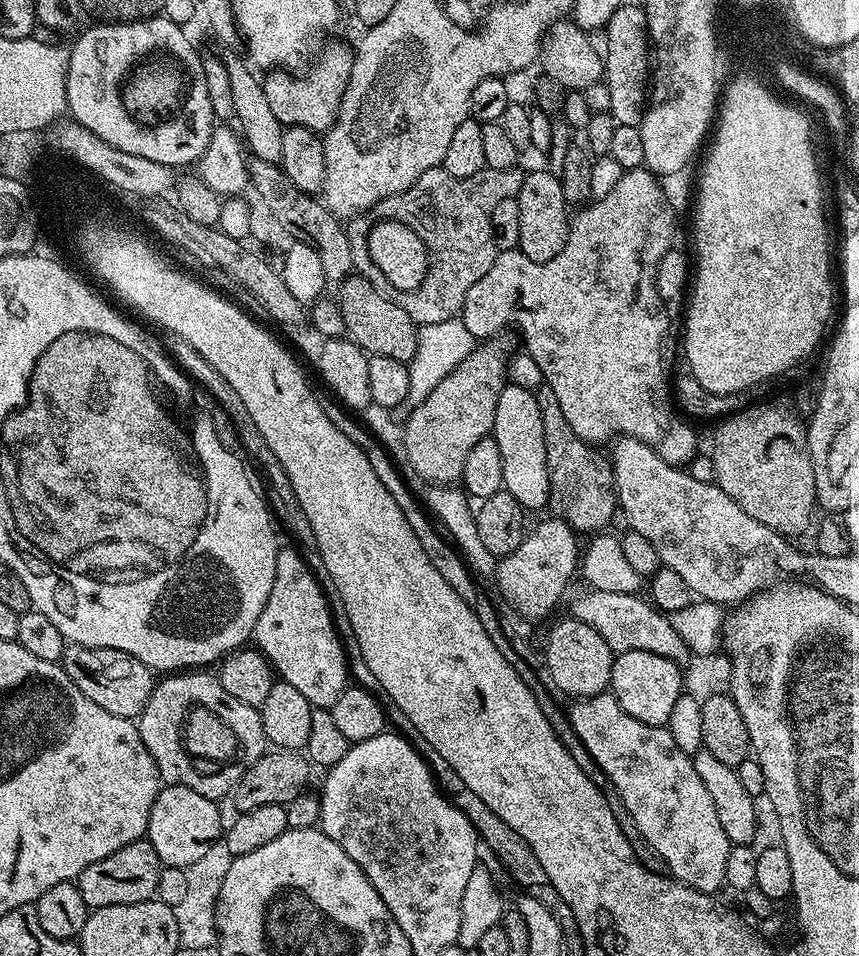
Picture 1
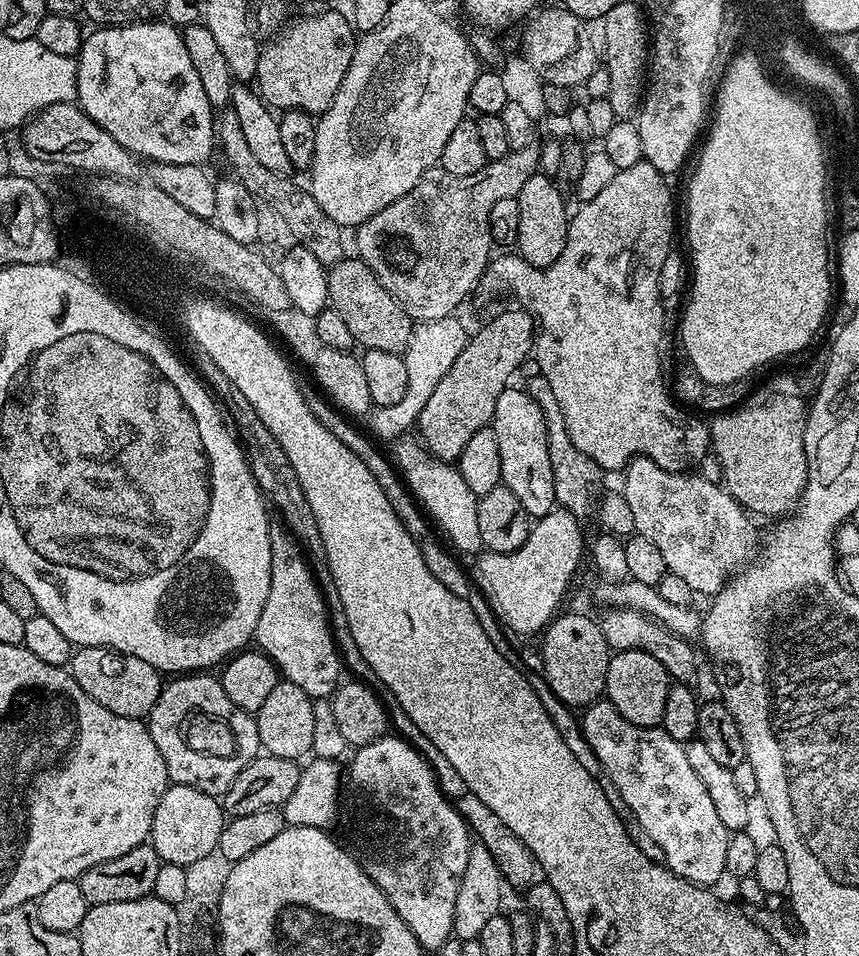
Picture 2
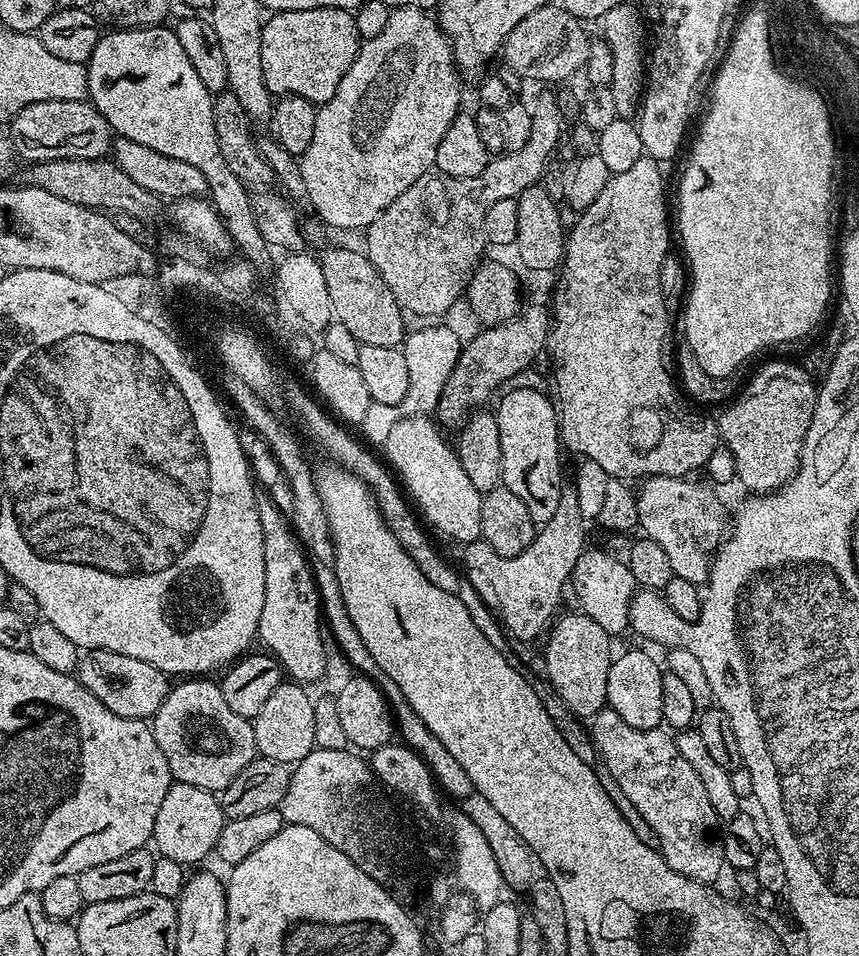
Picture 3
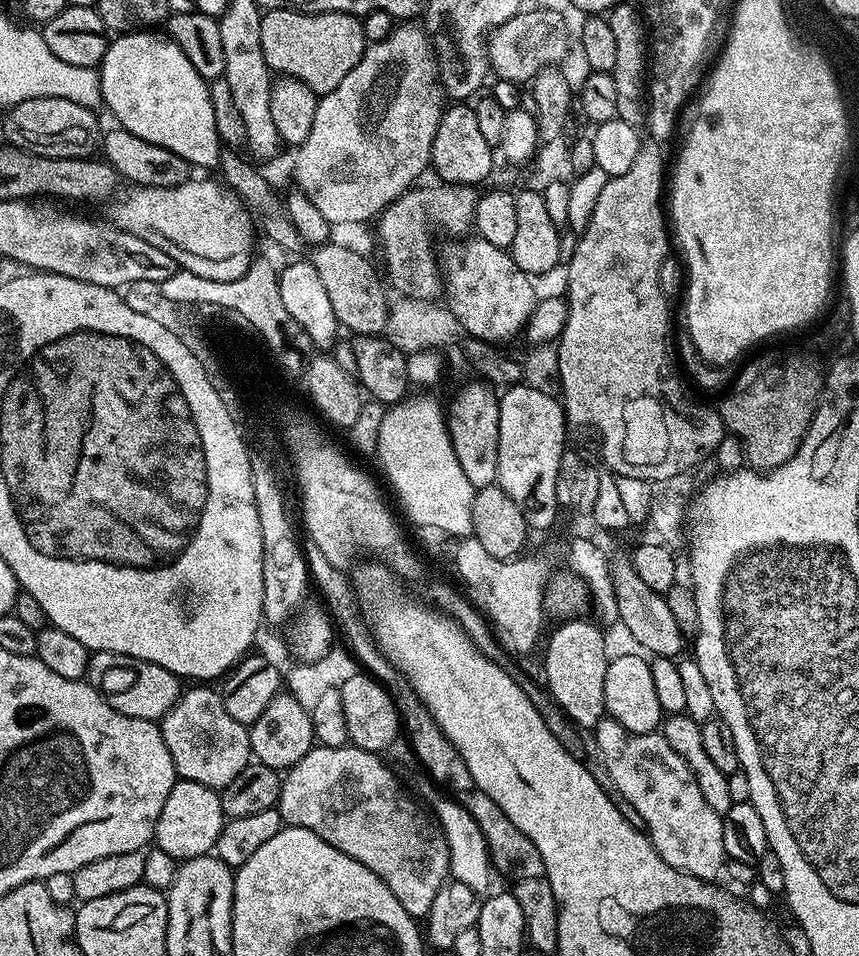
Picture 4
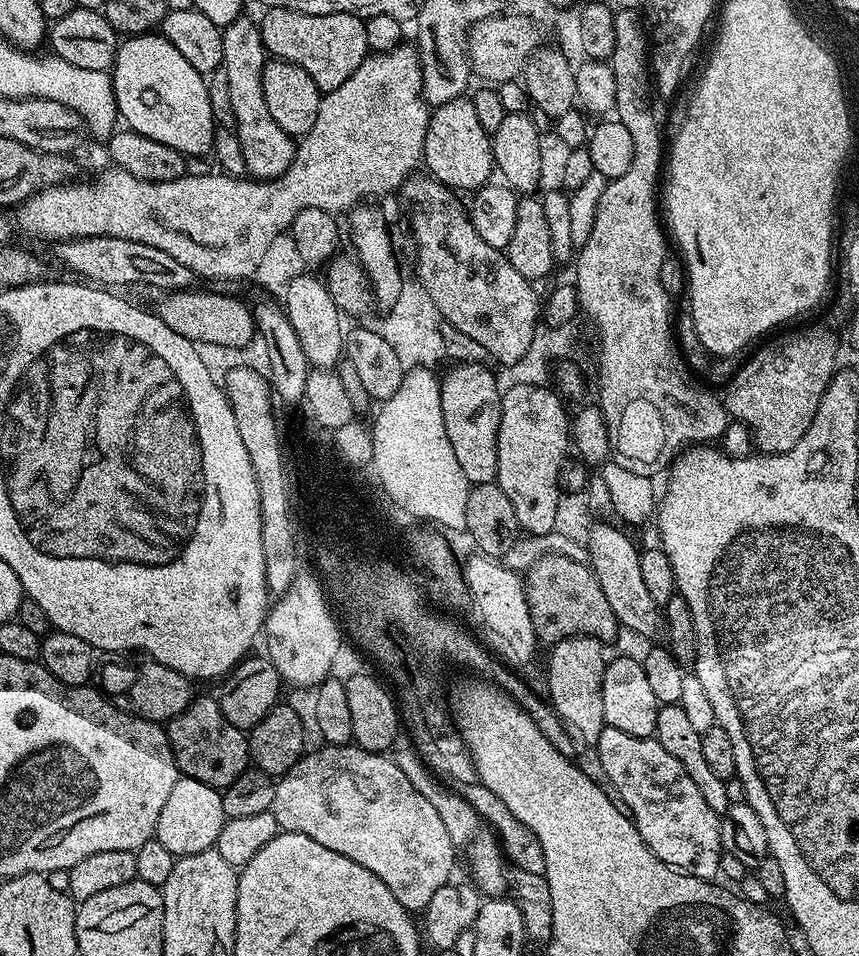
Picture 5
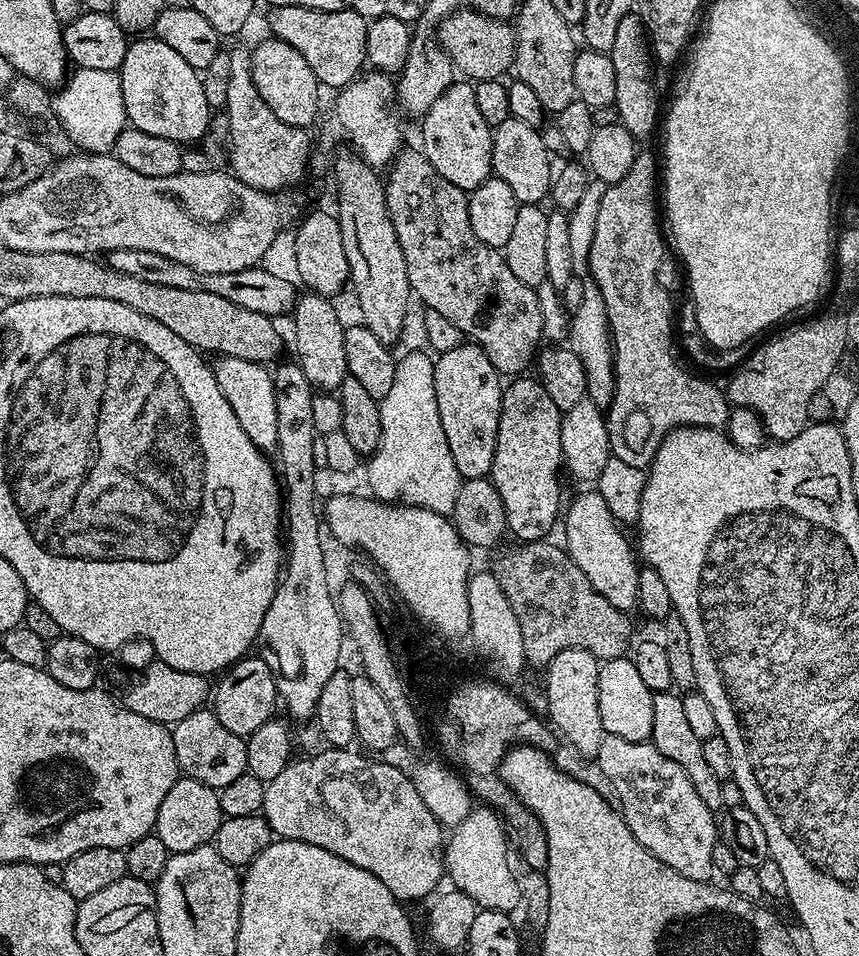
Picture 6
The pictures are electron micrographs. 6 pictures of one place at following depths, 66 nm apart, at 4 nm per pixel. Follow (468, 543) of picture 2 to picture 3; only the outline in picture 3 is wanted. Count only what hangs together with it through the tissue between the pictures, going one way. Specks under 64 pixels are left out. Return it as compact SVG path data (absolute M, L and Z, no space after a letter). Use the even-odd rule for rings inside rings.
M427 415L401 417L398 422L394 422L394 430L390 430L390 435L386 437L386 442L382 445L382 452L388 455L387 463L390 465L391 471L398 477L403 491L407 493L411 503L418 509L419 515L425 521L428 519L442 535L453 536L454 539L460 540L461 545L466 545L481 539L482 506L480 502L482 494L478 490L474 490L466 470L462 470L462 462L456 456L455 447L449 441L448 444L444 441L443 434L445 435L441 425Z

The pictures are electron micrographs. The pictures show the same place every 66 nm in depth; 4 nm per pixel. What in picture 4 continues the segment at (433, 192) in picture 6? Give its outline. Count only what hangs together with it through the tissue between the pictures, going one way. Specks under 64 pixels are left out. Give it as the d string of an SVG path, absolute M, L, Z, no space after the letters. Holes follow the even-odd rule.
M464 238L451 244L454 245L441 251L438 263L442 273L442 292L445 297L448 295L446 306L457 316L463 331L469 337L495 346L502 345L503 340L519 337L528 324L538 299L538 291L532 285L535 284L533 277L525 274L505 249L490 246L490 242L479 238Z

